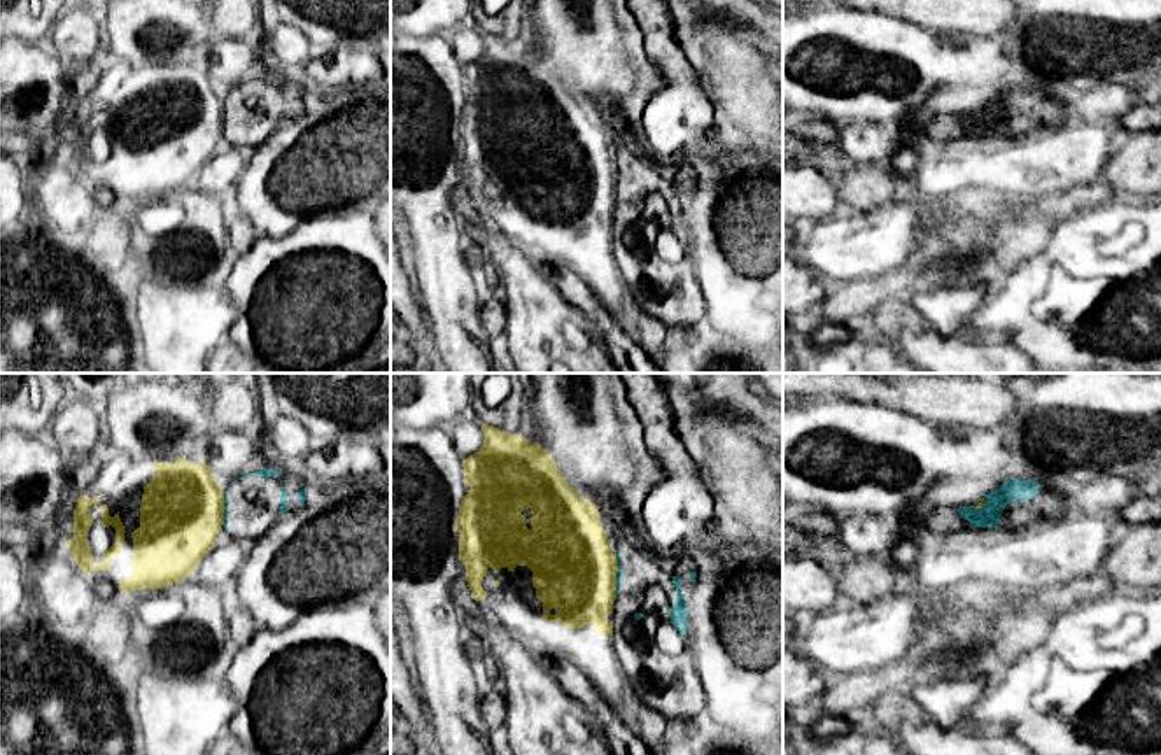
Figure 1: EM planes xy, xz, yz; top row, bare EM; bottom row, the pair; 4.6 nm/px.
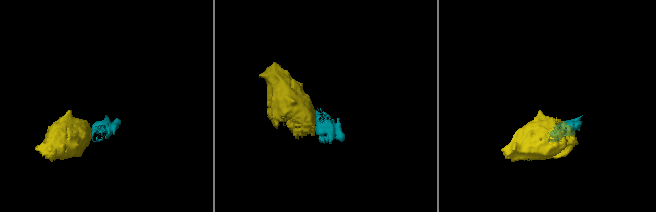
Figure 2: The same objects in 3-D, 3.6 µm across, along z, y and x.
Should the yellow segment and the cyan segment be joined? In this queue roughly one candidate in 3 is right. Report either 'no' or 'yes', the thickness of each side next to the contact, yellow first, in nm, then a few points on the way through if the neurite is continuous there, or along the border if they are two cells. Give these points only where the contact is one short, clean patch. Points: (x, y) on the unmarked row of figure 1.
no; 380 nm thick on the yellow side, 30 nm on the other

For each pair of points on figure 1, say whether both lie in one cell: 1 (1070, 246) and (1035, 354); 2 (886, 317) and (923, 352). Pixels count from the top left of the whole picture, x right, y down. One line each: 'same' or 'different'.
1: same
2: same

